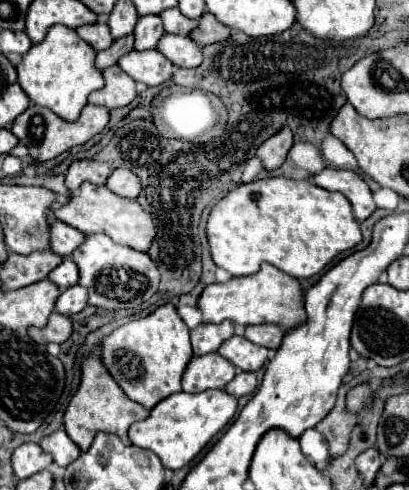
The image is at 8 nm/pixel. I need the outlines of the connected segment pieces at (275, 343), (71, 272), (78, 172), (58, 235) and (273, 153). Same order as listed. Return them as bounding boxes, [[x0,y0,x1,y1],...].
[[245,324,283,350],[49,258,79,290],[65,160,113,192],[51,220,85,256],[257,126,293,170]]

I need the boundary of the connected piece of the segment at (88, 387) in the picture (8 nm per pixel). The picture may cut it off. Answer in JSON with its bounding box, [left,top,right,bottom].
[65,348,149,452]

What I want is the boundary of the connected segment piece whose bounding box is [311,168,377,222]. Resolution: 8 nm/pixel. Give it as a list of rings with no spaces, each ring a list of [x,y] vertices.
[[[325,168],[323,172],[315,174],[311,178],[311,182],[325,188],[325,190],[337,190],[337,192],[345,194],[349,198],[353,212],[355,212],[355,218],[359,222],[367,220],[377,208],[373,194],[371,194],[371,188],[367,186],[367,182],[357,172]]]

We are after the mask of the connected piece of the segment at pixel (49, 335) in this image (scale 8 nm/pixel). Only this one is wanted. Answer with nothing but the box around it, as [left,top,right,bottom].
[29,312,71,344]

